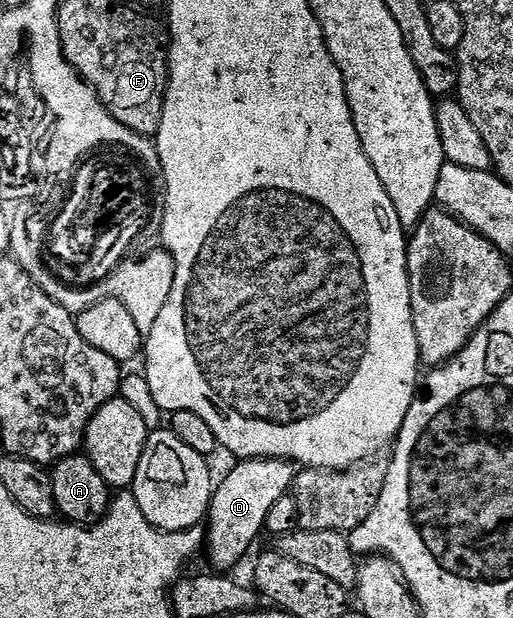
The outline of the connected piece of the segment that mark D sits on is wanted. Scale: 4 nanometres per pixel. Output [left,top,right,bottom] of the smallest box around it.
[204,458,296,570]

